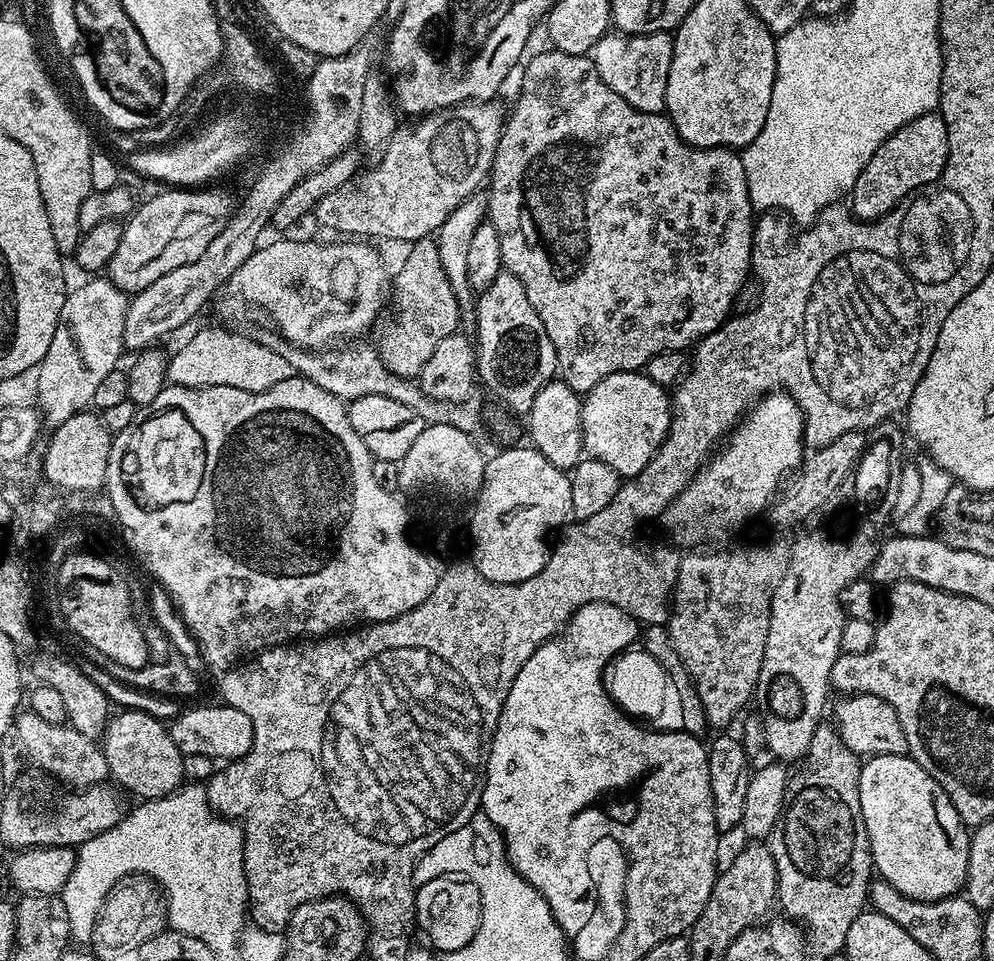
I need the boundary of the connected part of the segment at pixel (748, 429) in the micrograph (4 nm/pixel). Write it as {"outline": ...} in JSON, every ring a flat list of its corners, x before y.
{"outline":[[773,390,744,413,723,447,677,494,664,511,662,525,677,545,700,546,707,536,732,532,759,512,767,513,782,485,803,464,805,455,804,409,787,392]]}

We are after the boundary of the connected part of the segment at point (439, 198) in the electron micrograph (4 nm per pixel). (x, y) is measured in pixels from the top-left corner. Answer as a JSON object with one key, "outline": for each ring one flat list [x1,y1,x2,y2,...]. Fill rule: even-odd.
{"outline":[[469,102,466,104,456,104,453,108,443,108,440,112,429,112,427,116,419,117,413,123,416,124,413,128,397,127,388,143,384,145,379,153,378,159,380,161,369,172,366,172,366,170,361,171,351,186,344,187,335,191,334,194,329,194,326,198,322,198,315,208,314,217,316,217,317,222,322,227,329,228,332,232,340,232,336,234,343,234,348,238,372,238,368,236,377,236,380,240,404,240,403,242,411,242,431,237,442,226,442,222,446,222,446,218,450,218,450,214,454,214,454,210,458,210,458,206,462,202,466,202,466,198,470,198,475,192,481,191,482,185,489,179,492,163,494,162,494,154,496,153,496,147,500,141,500,133,503,132,505,123,505,113,500,113,500,108,496,105,496,102]]}

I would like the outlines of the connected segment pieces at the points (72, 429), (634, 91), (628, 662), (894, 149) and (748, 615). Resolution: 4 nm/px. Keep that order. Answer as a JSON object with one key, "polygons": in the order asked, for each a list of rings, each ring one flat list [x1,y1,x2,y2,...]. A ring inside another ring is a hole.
{"polygons":[[[85,410,66,418,51,429,48,449,42,452,42,476,49,485,67,493,92,492,105,487,106,466,110,458,113,433,106,430,95,411]],[[613,31,596,43,590,55,596,73,630,106,643,112,664,112,666,98,666,78,670,74,672,61,673,37,667,32,642,34,641,36,625,36,624,33]],[[636,650,621,652,619,656,612,657,610,663,606,665,602,673,605,690,611,694,614,703,629,716,639,718,665,732,681,731,685,727,684,704,680,701,680,688,676,685,675,678,658,661,652,660,650,653,632,651],[619,672,620,692,615,692,616,675]],[[929,114,914,118,903,124,898,131,878,150,874,158,866,162,858,182,854,182,850,193,850,208,857,217,879,218,899,208,903,200,914,192,919,192,926,184,933,184,942,174,948,161,948,124,939,114]],[[776,536,761,544,744,544,741,548,724,548,721,552,692,550,689,556,679,557,666,629,672,639,673,650,680,655,696,687,696,696,704,707,704,716,716,730,727,729,753,699,762,666,762,654,766,650,766,634,770,630,770,602,782,574,786,574,791,549,787,539]]]}

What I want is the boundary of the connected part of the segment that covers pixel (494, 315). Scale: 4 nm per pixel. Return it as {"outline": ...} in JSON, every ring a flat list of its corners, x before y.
{"outline":[[507,270,500,271,488,288,479,293,474,304,476,316,476,375,481,385,492,391,496,400,505,404,512,414,530,412,534,398,549,380,557,375,556,351,542,318,530,306,522,282]]}

